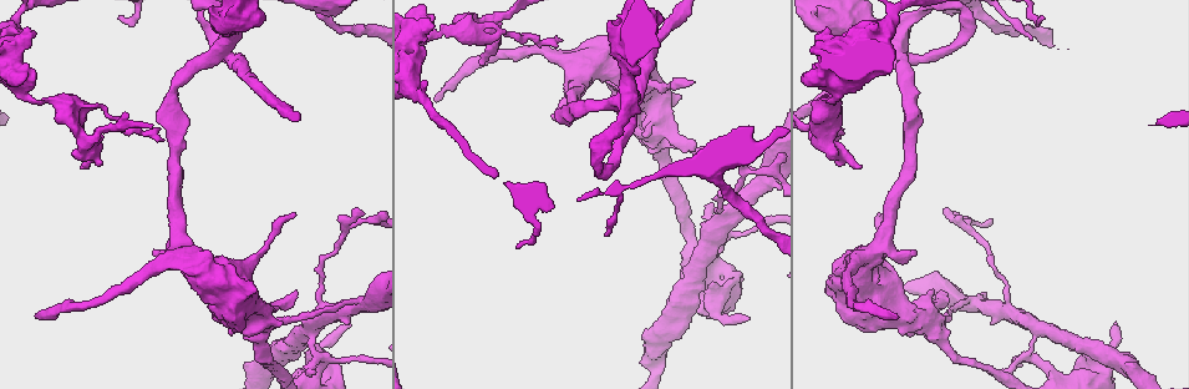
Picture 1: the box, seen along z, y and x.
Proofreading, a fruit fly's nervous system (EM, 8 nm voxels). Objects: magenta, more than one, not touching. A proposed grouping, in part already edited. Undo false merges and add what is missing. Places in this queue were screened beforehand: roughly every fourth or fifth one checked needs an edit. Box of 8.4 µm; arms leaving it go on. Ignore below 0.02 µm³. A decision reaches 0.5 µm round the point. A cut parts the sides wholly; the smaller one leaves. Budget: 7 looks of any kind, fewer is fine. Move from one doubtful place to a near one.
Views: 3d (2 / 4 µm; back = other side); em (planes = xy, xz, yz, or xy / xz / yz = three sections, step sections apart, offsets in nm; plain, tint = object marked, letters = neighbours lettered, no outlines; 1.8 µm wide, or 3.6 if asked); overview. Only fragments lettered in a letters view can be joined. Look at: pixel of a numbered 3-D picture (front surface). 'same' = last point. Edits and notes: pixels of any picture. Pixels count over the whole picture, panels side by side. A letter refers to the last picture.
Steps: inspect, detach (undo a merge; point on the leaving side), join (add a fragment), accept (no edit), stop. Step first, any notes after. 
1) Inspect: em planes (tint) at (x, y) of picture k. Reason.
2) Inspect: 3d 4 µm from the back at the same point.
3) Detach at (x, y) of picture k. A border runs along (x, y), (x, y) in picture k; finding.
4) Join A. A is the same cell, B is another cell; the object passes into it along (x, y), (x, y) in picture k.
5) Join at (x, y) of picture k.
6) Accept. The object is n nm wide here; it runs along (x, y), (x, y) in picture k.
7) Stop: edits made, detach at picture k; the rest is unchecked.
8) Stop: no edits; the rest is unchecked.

Inspect: em yz step 4 (tint) at (1025, 354) of picture 1. Calibre changes.

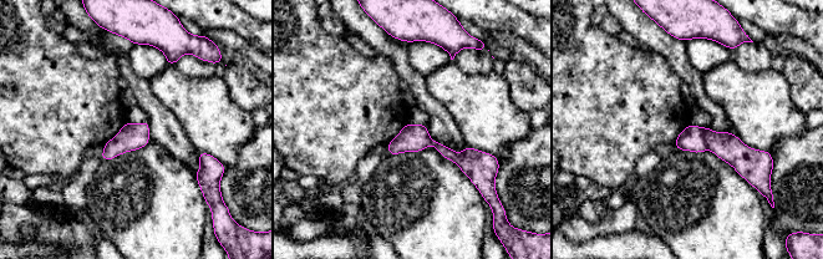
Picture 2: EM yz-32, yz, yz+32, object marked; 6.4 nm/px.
Inspect: em planes (letters) at the same point. Cut it another way.

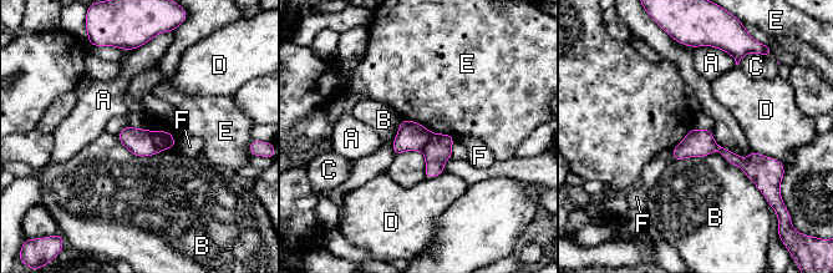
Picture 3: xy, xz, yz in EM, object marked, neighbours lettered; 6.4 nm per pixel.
Detach at (140, 142) of picture 3. The longest contact is with B, 600 nm; A, B, C, D, E and F are other cells; a border runs along (152, 132), (157, 145), (173, 146) in picture 3; a second neuron is stuck on.

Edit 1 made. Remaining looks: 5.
Inspect: em 3.6 µm planes (tint) at (890, 306) of picture 1. Sudden change in width.

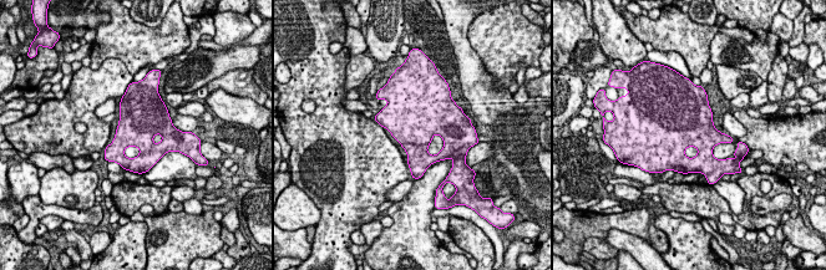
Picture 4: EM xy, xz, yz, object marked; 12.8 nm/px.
Inspect: em 3.6 µm planes (letters) at the same point.

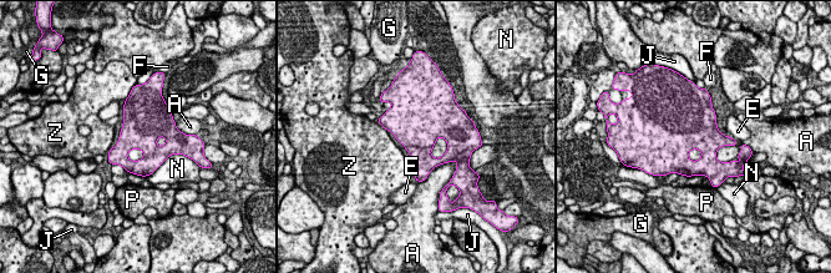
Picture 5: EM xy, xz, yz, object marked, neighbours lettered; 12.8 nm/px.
Accept. A, E, F, G, J, N, P and Z are other cells; a border runs along (410, 166), (415, 178) in picture 5; continuous, no second neuron.

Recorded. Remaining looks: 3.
Inspect: 3d 4 µm at (894, 313) of picture 1. End of a long branch.

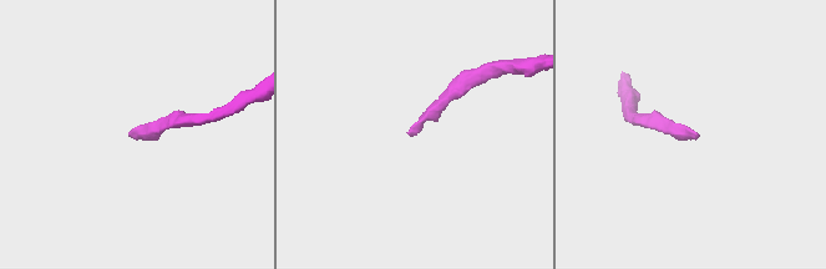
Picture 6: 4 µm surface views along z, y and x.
Inspect: em xy step 4 (letters) at (412, 133) of picture 6.

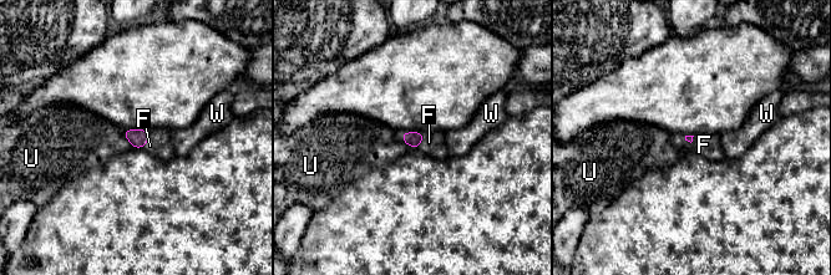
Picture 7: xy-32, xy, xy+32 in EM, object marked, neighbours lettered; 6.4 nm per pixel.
Inspect: em yz step 16 (letters) at the same point. Cut it another way.

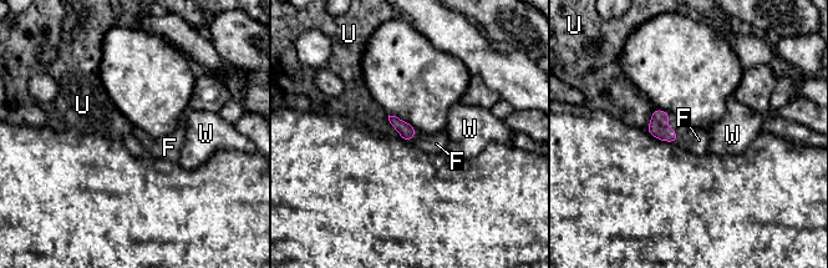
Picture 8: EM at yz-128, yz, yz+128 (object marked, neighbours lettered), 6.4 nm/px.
Join F. F is the same cell, U and W are other cells; the neuron continues.

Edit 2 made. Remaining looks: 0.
Stop: edits made, detach at picture 3, join at picture 8; the rest is unchecked.

